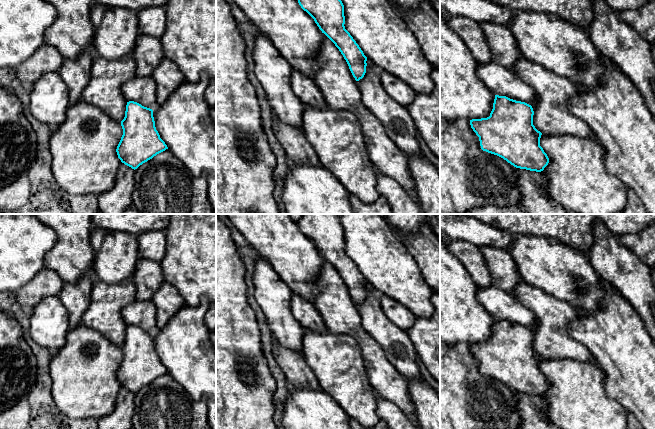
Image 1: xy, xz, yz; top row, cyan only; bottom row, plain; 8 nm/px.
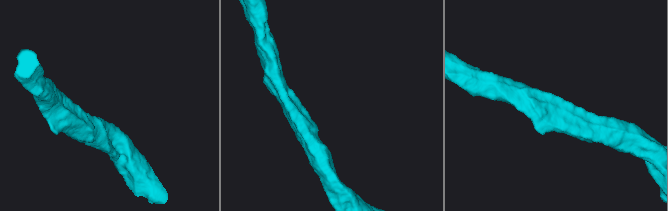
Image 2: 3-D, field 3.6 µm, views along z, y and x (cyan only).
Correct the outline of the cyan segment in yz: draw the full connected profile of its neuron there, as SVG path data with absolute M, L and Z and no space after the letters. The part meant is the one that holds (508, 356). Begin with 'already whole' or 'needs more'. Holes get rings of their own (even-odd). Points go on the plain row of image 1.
needs more; M494 285L489 287L479 287L477 298L480 304L495 317L493 333L490 340L481 343L470 344L470 349L479 361L480 370L483 375L497 379L516 392L541 396L549 387L549 382L540 370L542 357L533 349L534 335L532 328L535 325L535 315L525 305L516 300L512 294Z

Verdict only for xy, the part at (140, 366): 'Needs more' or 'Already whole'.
Needs more

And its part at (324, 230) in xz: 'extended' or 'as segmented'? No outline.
extended

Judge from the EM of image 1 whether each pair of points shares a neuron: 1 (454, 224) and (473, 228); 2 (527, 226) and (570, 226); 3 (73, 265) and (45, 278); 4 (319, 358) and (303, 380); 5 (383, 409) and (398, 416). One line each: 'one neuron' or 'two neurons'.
1: one neuron
2: one neuron
3: two neurons
4: two neurons
5: one neuron

